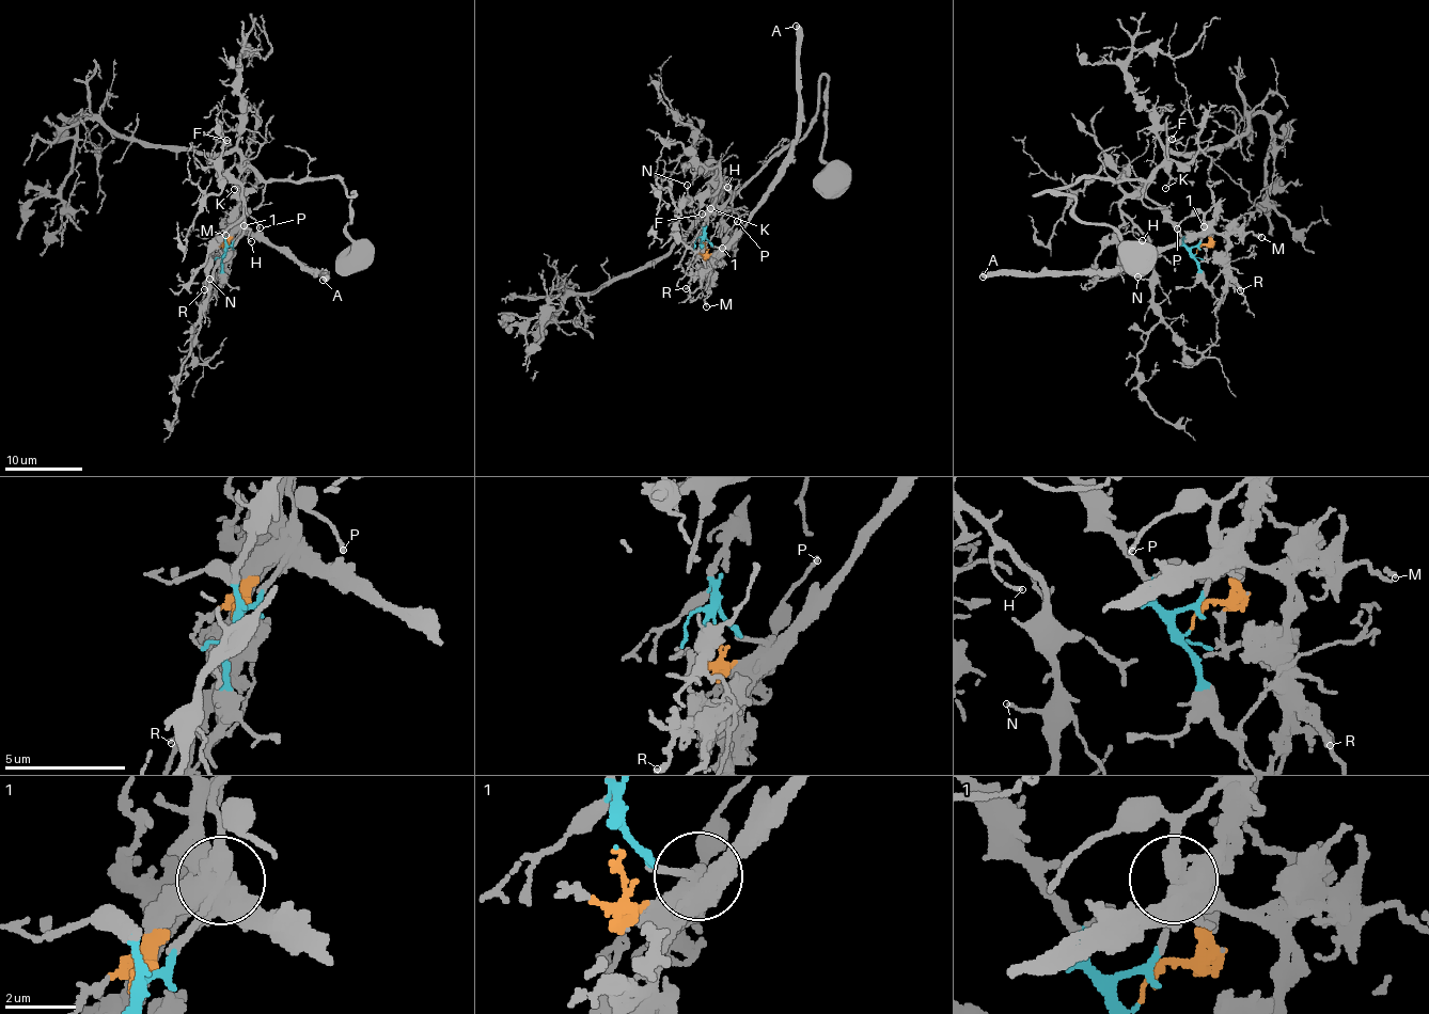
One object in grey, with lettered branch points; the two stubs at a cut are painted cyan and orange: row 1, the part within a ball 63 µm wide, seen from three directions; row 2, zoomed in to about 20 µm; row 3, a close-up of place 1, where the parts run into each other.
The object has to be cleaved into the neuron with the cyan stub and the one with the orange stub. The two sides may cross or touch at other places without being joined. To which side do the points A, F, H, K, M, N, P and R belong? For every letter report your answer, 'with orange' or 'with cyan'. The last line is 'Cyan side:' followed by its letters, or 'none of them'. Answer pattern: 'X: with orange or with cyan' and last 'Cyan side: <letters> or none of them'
A: with orange
F: with cyan
H: with cyan
K: with cyan
M: with orange
N: with cyan
P: with cyan
R: with orange
Cyan side: F, H, K, N, P

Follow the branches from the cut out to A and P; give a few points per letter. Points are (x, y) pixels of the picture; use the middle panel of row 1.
A: (704, 242), (709, 254), (715, 254), (746, 223), (776, 174), (797, 133), (797, 26)
P: (704, 241), (705, 237), (722, 248), (723, 236), (737, 221)

